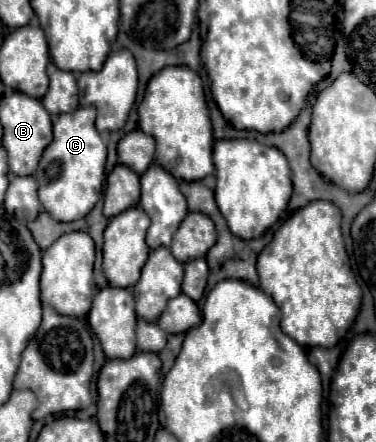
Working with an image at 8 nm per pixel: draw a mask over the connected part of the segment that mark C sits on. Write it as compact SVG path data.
M79 106L69 116L57 116L53 122L53 140L45 148L33 178L39 184L39 200L43 208L59 222L79 220L95 206L101 196L105 178L107 146L95 128L95 108Z

